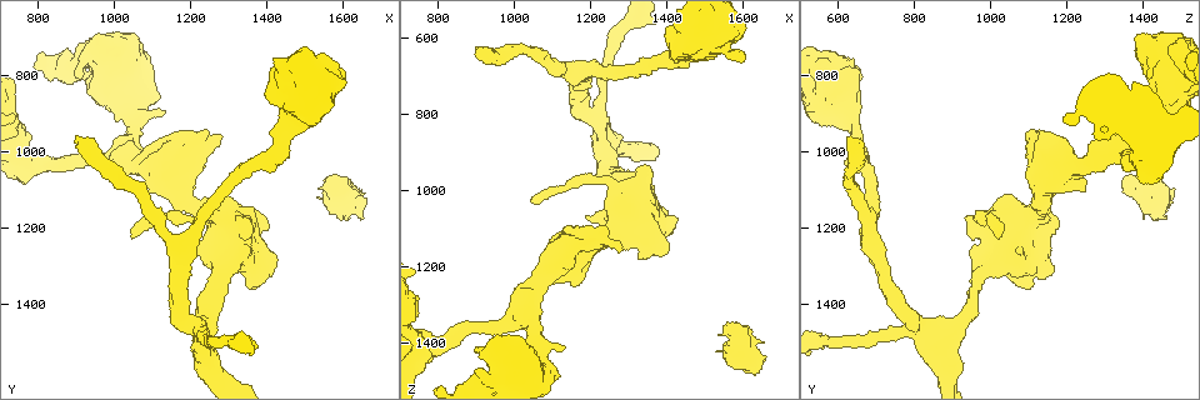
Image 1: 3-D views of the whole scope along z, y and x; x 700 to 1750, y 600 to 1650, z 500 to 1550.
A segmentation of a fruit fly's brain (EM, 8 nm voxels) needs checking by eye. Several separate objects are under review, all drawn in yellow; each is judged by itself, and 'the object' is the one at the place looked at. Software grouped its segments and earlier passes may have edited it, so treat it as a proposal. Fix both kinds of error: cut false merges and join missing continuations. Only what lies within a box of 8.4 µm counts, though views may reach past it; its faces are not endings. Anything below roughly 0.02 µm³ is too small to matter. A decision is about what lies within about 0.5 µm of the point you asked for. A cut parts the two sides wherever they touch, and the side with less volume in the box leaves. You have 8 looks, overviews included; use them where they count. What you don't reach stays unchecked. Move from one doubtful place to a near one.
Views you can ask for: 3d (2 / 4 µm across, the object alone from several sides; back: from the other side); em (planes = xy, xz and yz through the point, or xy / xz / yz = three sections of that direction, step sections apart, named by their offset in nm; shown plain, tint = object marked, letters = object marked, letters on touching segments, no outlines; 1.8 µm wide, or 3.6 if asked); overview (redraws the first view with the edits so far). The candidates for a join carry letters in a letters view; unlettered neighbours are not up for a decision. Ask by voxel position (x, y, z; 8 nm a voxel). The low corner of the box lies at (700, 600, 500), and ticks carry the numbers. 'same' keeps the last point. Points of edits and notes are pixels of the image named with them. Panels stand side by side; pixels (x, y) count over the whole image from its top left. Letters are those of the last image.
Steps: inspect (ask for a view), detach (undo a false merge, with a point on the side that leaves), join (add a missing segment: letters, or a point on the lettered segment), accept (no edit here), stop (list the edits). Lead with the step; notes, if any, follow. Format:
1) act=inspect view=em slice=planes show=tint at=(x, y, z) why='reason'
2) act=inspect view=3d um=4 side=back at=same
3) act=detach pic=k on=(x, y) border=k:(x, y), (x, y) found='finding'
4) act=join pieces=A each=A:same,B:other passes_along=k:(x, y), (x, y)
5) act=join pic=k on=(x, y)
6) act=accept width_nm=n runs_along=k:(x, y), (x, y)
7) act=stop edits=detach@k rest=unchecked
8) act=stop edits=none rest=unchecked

act=inspect view=3d um=2 at=(1230, 1460, 825) why='four or more arms meet'

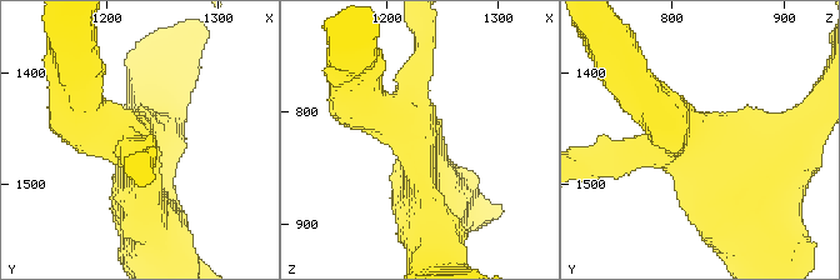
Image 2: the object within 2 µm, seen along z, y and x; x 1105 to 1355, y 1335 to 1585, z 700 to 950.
act=inspect view=em slice=xy step=16 show=tint at=(1224, 1462, 822) why='need the tissue'

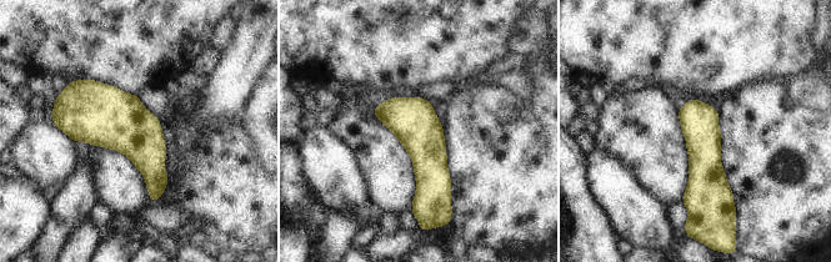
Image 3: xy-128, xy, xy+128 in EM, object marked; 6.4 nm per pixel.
act=inspect view=em slice=planes show=letters at=same why='cut it another way'

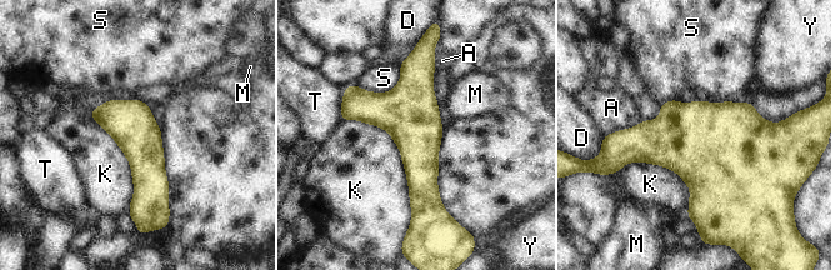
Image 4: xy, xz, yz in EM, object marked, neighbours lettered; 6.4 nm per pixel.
act=accept width_nm=300 each=A:other,D:other,K:other,M:other,S:other,T:other,Y:other border=4:(344, 119), (396, 145), (410, 221) found='all the same cell'

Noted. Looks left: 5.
act=inspect view=3d um=2 at=(1190, 1270, 1070) why='an open end'

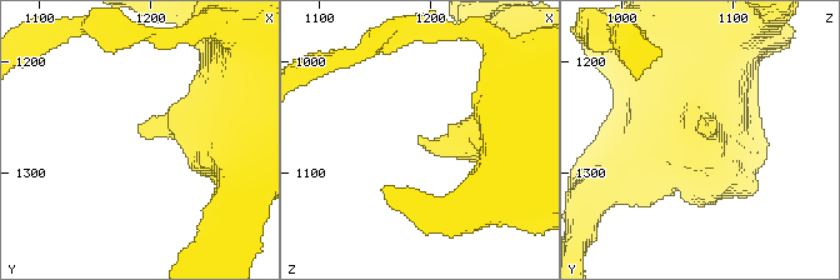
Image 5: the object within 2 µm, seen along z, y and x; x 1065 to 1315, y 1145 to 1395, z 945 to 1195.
act=inspect view=em slice=planes show=letters at=(1188, 1260, 1066) why='now the EM'

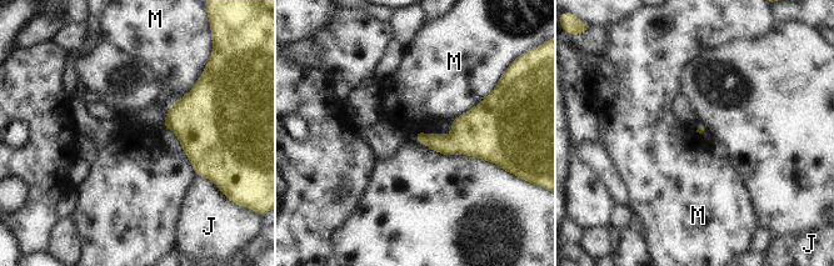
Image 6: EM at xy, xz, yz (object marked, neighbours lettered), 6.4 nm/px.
act=accept each=J:other,M:other border=6:(493, 90), (473, 108), (449, 121) found='none of them fits'

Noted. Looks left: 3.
act=inspect view=3d um=2 at=(905, 800, 1415) why='thick end'

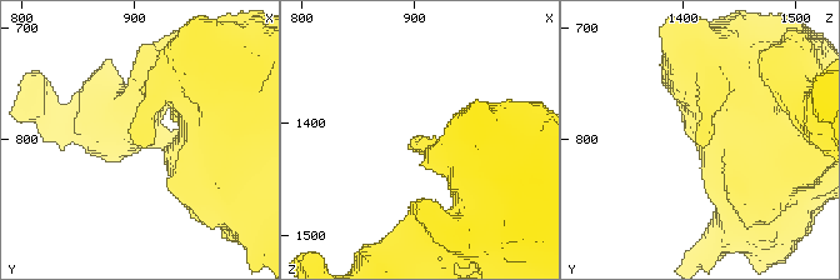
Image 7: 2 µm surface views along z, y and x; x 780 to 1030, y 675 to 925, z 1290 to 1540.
act=inspect view=em slice=planes show=letters at=(906, 808, 1416) why='need the tissue'

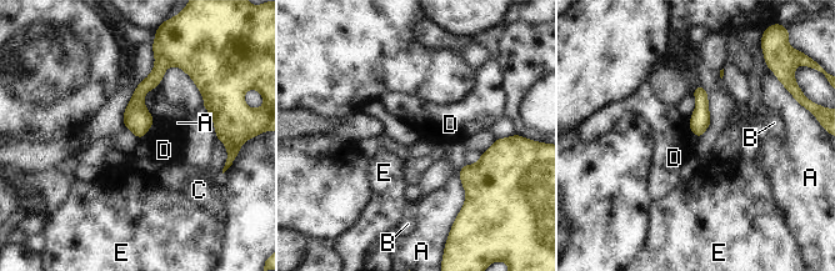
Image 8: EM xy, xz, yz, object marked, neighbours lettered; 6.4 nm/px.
act=accept each=A:other,B:other,C:other,D:other,E:other runs_along=8:(159, 68), (138, 95), (139, 134) found='no lettered segment goes on from it'

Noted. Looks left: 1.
act=stop edits=none rest=unchecked

